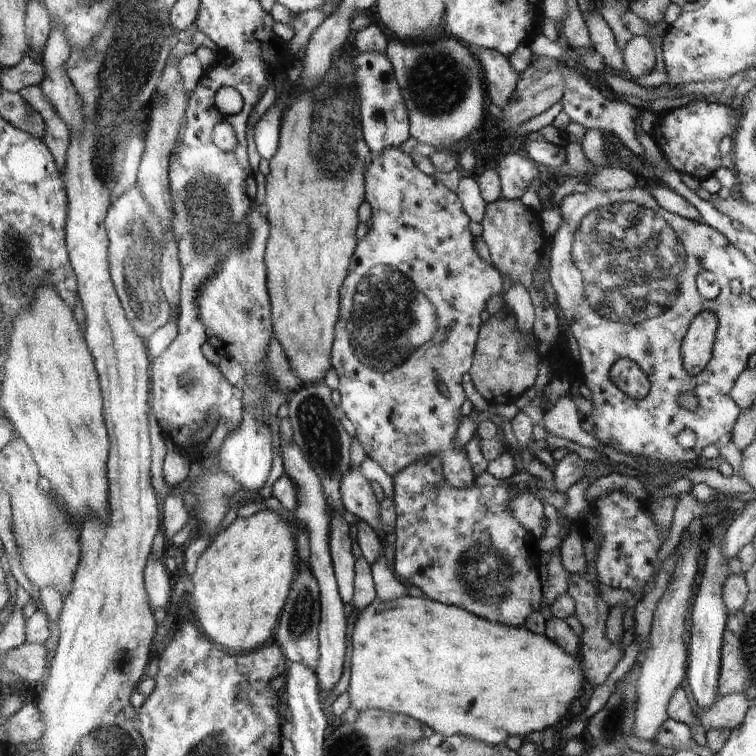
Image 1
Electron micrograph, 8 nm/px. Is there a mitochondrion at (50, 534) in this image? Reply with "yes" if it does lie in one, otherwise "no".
yes

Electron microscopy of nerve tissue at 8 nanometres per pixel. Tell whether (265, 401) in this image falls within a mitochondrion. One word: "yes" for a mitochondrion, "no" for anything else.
yes

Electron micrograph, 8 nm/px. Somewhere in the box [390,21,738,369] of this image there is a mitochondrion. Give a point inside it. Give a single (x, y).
(611, 241)

